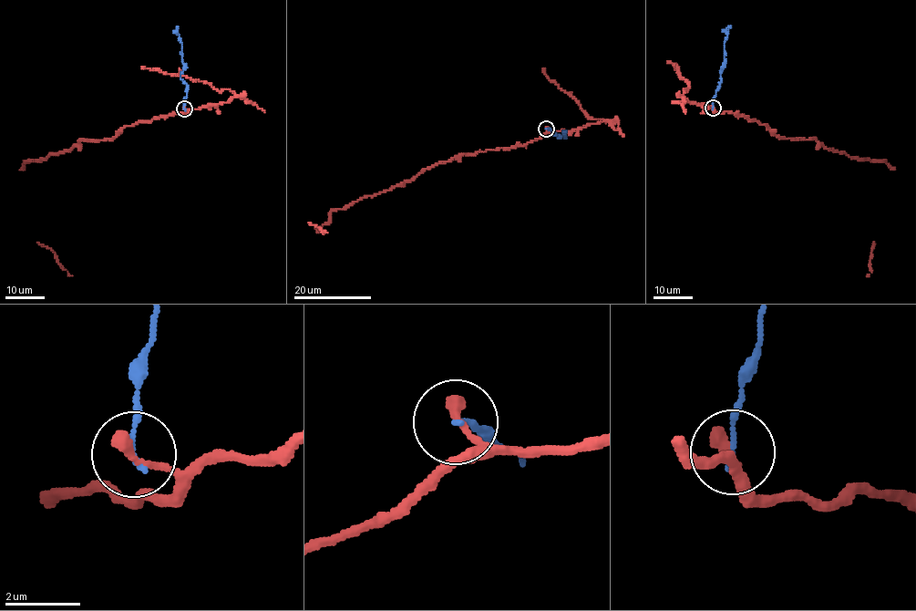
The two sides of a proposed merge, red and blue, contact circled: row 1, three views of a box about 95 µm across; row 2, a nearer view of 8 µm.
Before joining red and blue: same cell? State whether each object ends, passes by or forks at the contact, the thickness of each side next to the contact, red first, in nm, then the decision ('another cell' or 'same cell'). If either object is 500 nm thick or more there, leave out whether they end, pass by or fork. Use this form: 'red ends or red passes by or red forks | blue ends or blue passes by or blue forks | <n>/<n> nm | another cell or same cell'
red ends | blue ends | 340/130 nm | another cell

